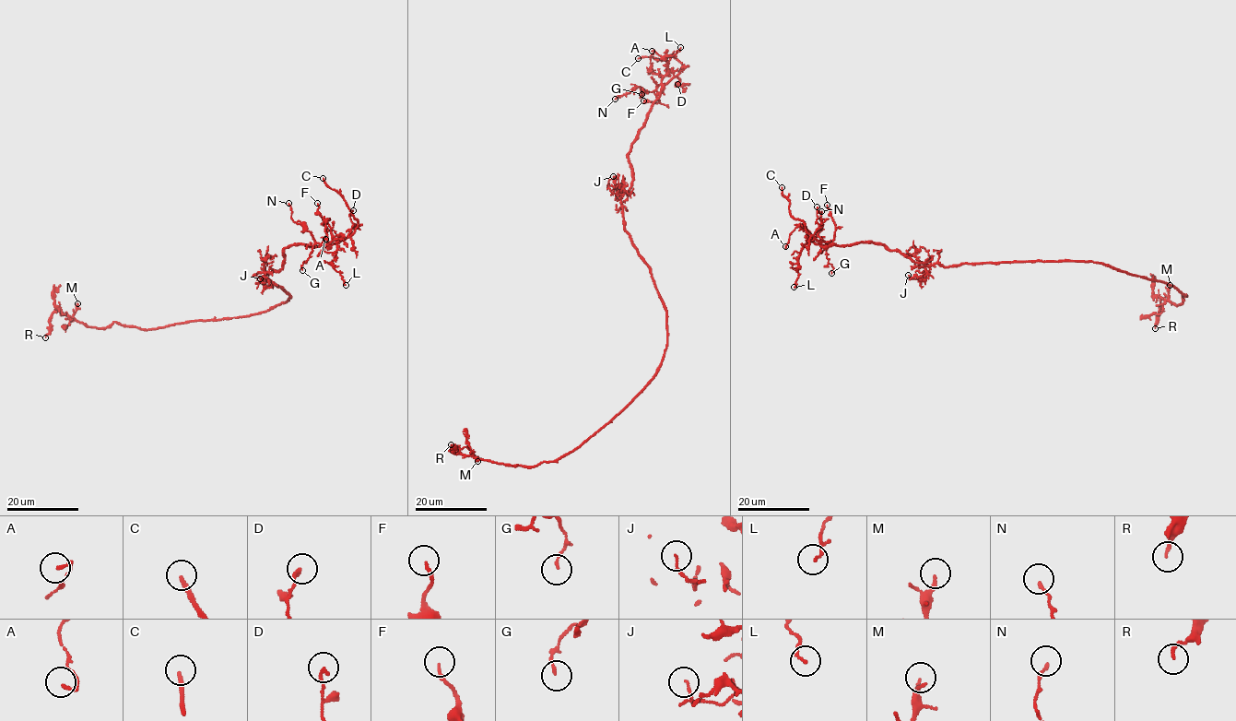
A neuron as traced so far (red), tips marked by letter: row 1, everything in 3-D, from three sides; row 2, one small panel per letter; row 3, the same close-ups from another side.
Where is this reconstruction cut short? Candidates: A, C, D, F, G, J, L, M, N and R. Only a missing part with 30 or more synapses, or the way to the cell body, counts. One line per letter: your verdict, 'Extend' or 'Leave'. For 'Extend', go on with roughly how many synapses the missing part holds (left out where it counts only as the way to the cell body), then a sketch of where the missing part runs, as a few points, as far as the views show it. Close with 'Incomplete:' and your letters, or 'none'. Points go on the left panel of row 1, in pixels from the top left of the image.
A: Leave
C: Extend
D: Leave
F: Leave
G: Leave
J: Leave
L: Leave
M: Leave
N: Leave
R: Leave
Incomplete: C

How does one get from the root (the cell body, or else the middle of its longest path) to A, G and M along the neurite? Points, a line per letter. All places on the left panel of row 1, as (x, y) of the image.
A: (288, 293), (264, 278), (265, 273), (282, 267), (288, 246), (329, 246), (333, 238), (326, 220), (325, 239)
G: (288, 293), (264, 278), (266, 272), (282, 267), (284, 249), (300, 243), (328, 245), (316, 243), (302, 270)
M: (288, 293), (290, 297), (285, 303), (261, 313), (148, 329), (115, 322), (87, 326), (73, 316), (77, 303)

